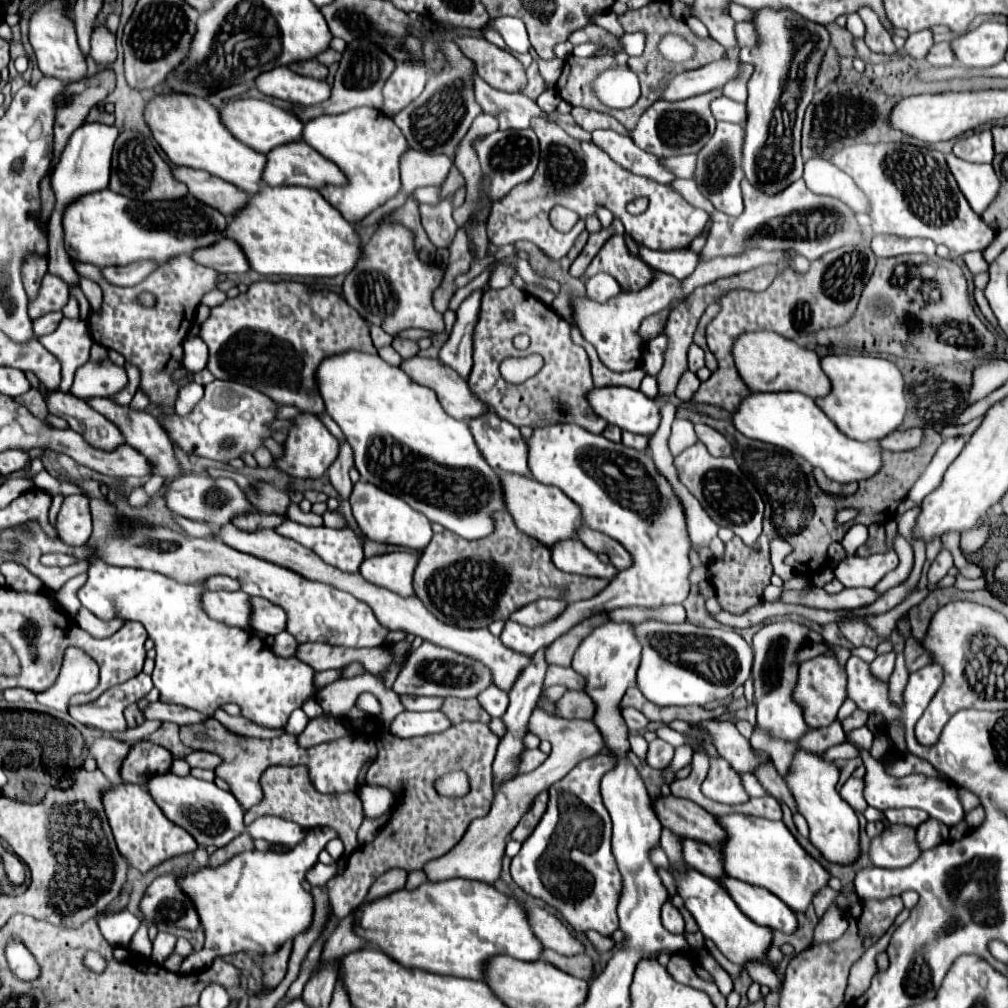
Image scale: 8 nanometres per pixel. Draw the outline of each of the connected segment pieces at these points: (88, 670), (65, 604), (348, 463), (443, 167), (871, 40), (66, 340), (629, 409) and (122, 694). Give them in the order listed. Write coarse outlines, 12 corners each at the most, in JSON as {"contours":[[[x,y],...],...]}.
{"contours":[[[68,648],[56,684],[50,708],[98,686],[98,664]],[[87,573],[68,580],[47,594],[61,612],[74,617],[81,608],[78,589]],[[340,442],[338,458],[328,468],[328,478],[342,498],[352,492],[348,478],[354,466],[352,448]],[[408,150],[400,160],[402,188],[361,221],[375,225],[422,186],[442,184],[450,156]],[[858,10],[866,24],[866,44],[874,52],[894,54],[896,46],[874,10]],[[64,318],[38,342],[60,360],[68,392],[92,346],[88,322]],[[624,386],[594,388],[592,410],[608,424],[652,436],[658,400]],[[140,672],[76,706],[78,722],[114,734],[126,732],[124,708],[152,690]]]}

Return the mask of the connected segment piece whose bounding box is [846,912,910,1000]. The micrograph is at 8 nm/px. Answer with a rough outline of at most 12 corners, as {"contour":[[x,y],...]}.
{"contour":[[908,916],[896,918],[896,926],[864,952],[852,966],[846,996],[862,996],[876,974],[876,956],[886,950],[892,932]]}

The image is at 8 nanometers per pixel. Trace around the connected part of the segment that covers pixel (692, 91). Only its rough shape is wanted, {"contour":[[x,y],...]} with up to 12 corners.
{"contour":[[718,60],[672,76],[660,100],[678,102],[724,86],[738,60]]}

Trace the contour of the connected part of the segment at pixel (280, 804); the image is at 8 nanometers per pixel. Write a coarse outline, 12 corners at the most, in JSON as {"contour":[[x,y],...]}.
{"contour":[[270,766],[246,826],[274,814],[302,828],[332,826],[346,856],[364,820],[358,794],[320,794],[304,766]]}

